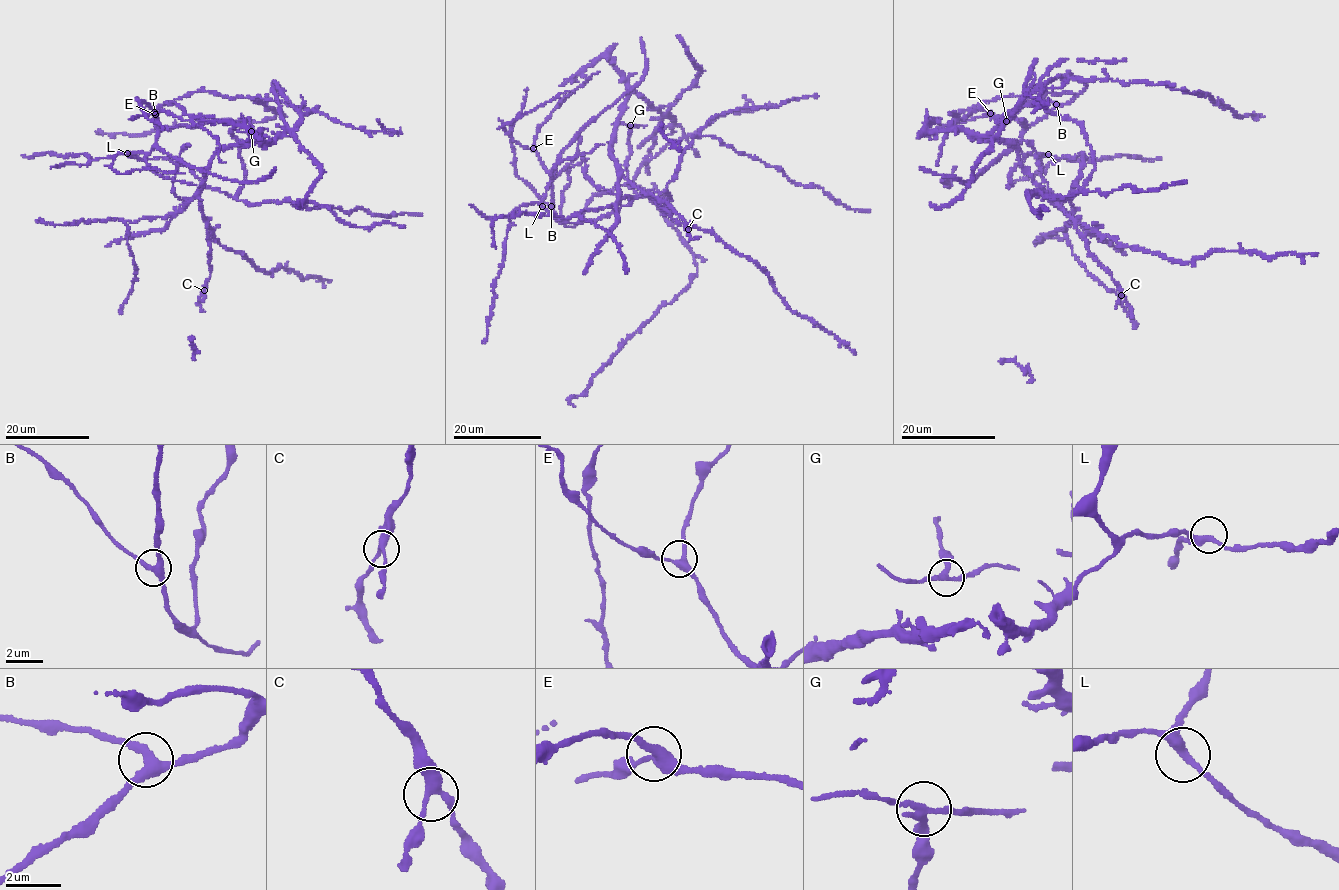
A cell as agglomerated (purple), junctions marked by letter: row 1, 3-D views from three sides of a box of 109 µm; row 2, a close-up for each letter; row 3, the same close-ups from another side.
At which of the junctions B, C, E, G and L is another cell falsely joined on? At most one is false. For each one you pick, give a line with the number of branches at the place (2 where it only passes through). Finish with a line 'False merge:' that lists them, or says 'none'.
G: branches 3
False merge: G

